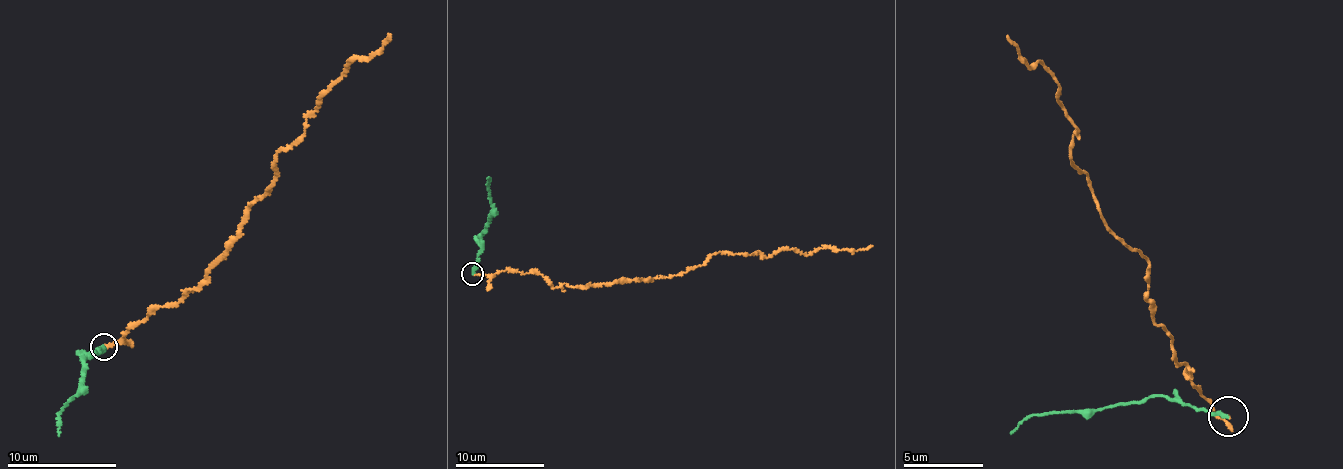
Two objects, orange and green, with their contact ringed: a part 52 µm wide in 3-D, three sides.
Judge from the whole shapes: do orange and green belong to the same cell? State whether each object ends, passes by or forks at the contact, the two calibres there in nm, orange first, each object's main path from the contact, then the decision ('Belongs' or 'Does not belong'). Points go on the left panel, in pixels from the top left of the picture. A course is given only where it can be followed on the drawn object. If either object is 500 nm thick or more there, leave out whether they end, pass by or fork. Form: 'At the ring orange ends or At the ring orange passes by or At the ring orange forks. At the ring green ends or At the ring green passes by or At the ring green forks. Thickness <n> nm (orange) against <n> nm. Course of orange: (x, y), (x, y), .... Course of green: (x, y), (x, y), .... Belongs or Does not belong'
At the ring orange ends. At the ring green ends. Thickness 170 nm (orange) against 240 nm. Course of orange: (105, 347), (205, 278), (237, 236), (244, 211), (272, 184), (274, 155), (304, 133), (319, 96), (390, 34). Course of green: (105, 347), (83, 361), (80, 390), (59, 413), (59, 435). Does not belong

